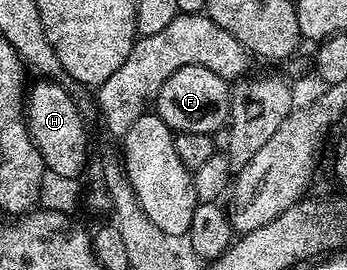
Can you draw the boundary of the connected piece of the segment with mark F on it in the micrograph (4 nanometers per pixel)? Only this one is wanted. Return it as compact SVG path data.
M182 66L182 70L174 70L174 74L166 78L162 90L155 98L154 112L173 133L212 136L230 120L229 81L214 74L214 70L206 70L206 66Z

